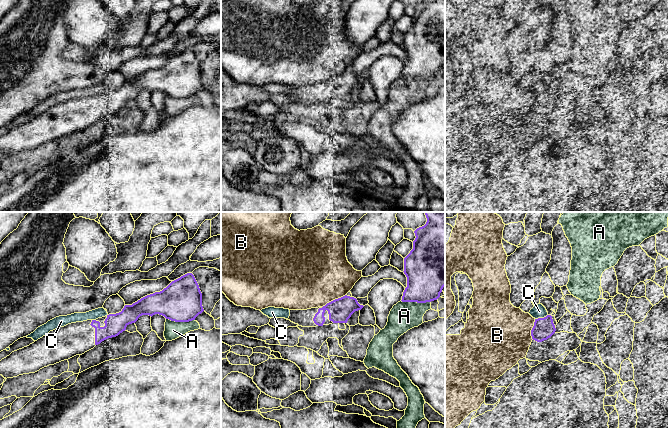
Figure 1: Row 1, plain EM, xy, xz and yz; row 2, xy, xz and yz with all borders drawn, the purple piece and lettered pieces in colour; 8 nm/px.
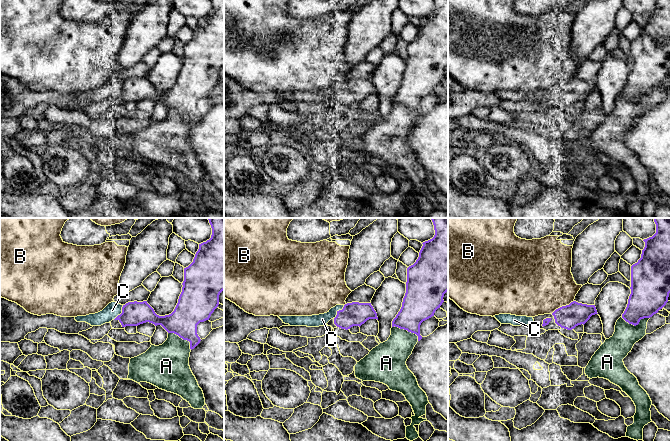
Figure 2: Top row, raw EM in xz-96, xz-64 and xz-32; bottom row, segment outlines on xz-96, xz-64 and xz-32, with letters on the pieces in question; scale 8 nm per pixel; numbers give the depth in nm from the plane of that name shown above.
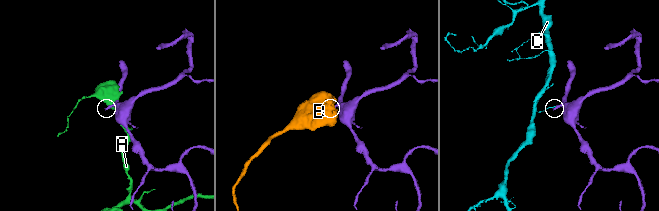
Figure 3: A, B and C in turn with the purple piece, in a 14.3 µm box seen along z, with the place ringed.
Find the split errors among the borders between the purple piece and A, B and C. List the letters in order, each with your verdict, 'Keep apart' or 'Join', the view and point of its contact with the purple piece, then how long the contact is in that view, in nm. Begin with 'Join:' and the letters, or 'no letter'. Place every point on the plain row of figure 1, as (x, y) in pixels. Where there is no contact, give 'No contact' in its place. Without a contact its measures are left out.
Join: no letter
A: Keep apart. Touches purple at xz (416, 77). Shared border 240 nm
B: Keep apart. Touches purple at xz (333, 76). Shared border 220 nm
C: Keep apart. Touches purple at yz (541, 94). Shared border 110 nm

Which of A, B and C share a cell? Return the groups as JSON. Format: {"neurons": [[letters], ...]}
{"neurons": [["A"], ["B"], ["C"]]}

